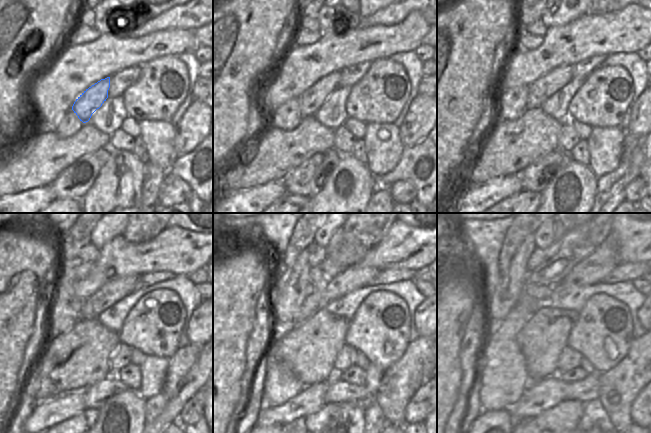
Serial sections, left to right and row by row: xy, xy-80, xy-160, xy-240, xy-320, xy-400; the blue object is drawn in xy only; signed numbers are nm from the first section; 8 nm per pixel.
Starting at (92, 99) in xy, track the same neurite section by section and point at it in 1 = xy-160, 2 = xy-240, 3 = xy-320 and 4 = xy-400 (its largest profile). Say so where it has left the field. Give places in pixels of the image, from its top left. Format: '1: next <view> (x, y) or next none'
1: next xy-160 (544, 87)
2: next xy-240 (109, 294)
3: next xy-320 (357, 276)
4: next xy-400 (591, 270)

